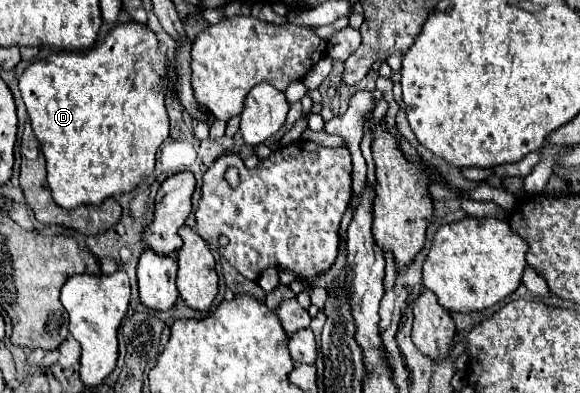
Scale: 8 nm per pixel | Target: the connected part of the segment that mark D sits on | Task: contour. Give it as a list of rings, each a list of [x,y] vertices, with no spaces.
[[[127,21],[117,23],[97,47],[51,53],[23,71],[19,89],[47,161],[47,185],[57,205],[65,209],[99,205],[105,197],[133,191],[153,173],[157,147],[169,135],[165,87],[161,87],[163,67],[165,53],[159,49],[157,33],[143,23]]]

